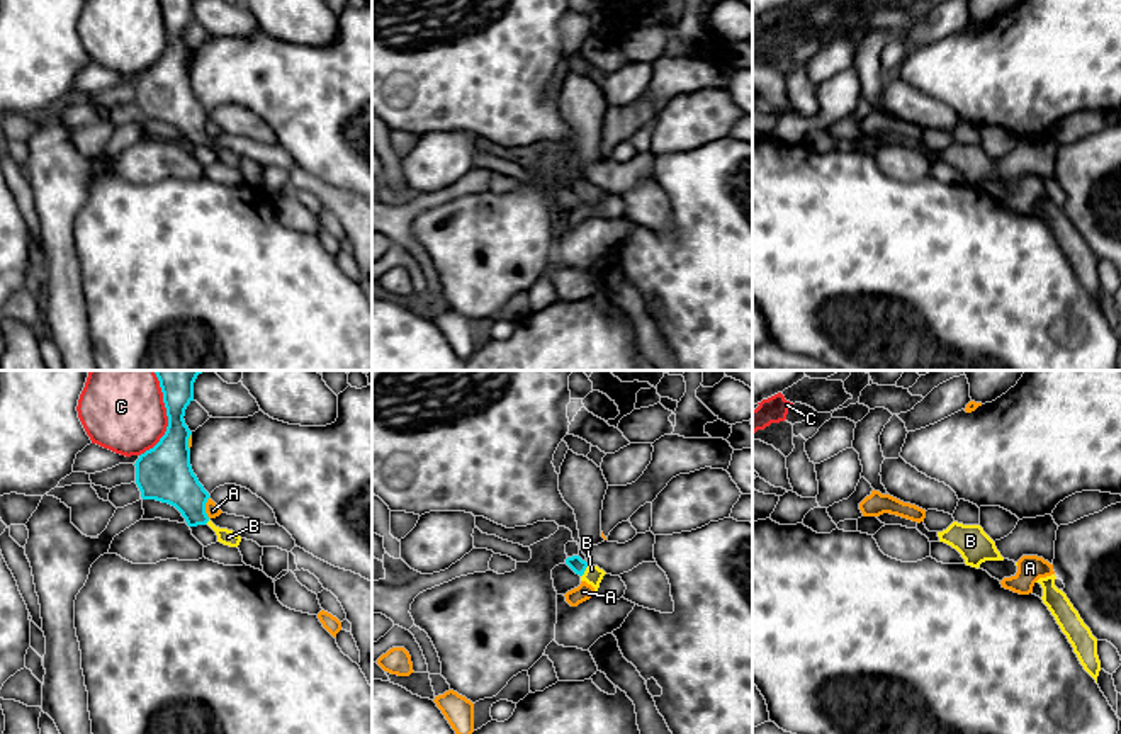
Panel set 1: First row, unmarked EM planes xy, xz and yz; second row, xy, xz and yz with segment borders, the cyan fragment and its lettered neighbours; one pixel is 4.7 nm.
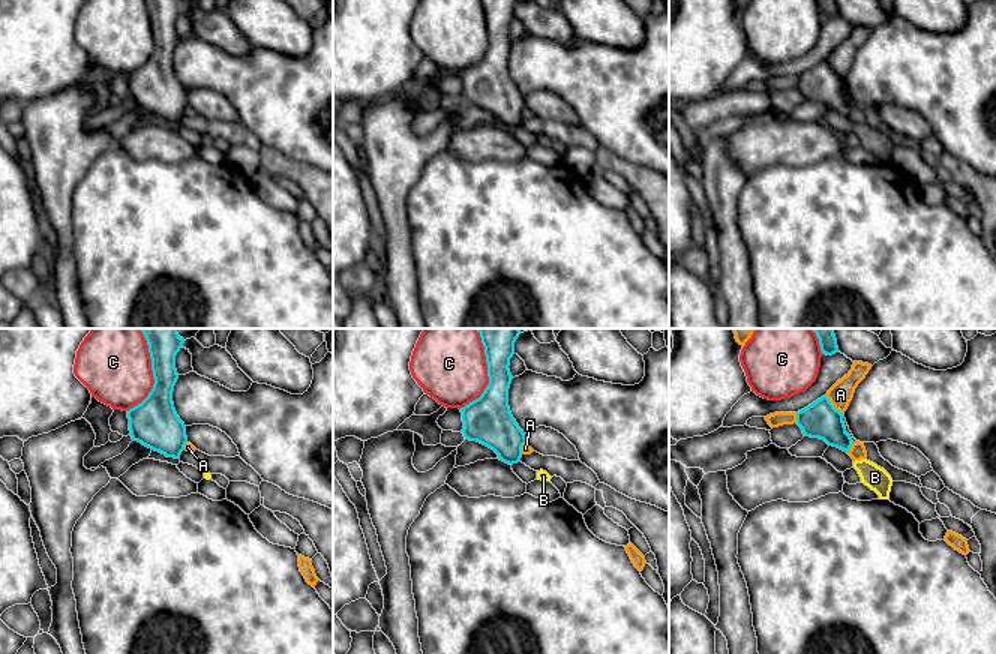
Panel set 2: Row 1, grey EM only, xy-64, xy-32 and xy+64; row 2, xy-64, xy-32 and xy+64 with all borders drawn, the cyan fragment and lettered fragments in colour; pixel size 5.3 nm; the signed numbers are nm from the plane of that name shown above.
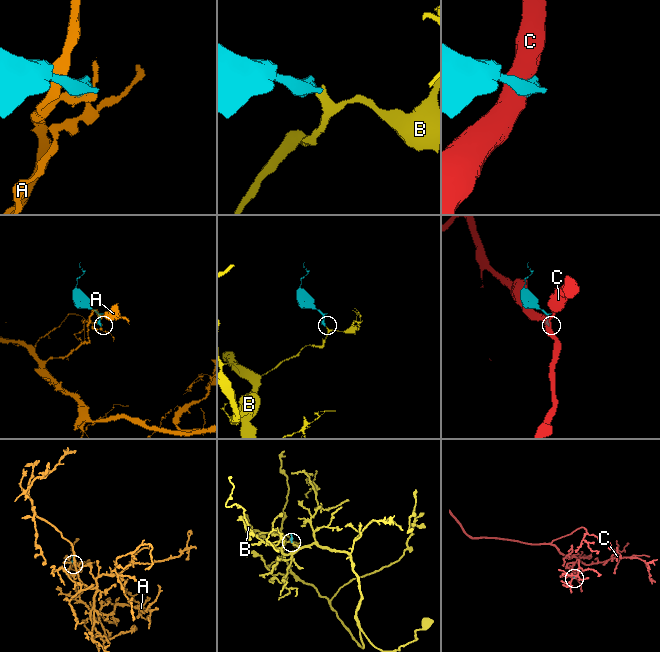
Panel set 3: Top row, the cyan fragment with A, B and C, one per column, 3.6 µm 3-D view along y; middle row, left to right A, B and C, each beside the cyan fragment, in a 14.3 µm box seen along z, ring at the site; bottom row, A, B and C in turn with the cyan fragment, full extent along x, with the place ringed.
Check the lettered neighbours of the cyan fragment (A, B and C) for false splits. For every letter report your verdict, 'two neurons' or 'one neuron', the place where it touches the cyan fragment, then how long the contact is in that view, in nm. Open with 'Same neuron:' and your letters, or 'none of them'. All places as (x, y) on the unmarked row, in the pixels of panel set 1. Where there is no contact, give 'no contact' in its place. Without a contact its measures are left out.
Same neuron: B
A: two neurons; meets cyan in xy at (204, 126); contact 100 nm long
B: one neuron; meets cyan in xz at (585, 189); contact 70 nm long
C: two neurons; meets cyan in xy at (168, 39); contact 380 nm long

